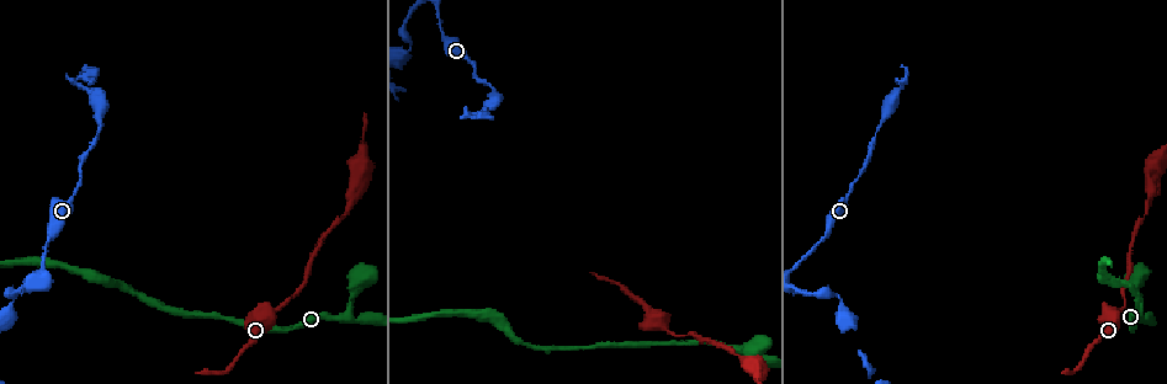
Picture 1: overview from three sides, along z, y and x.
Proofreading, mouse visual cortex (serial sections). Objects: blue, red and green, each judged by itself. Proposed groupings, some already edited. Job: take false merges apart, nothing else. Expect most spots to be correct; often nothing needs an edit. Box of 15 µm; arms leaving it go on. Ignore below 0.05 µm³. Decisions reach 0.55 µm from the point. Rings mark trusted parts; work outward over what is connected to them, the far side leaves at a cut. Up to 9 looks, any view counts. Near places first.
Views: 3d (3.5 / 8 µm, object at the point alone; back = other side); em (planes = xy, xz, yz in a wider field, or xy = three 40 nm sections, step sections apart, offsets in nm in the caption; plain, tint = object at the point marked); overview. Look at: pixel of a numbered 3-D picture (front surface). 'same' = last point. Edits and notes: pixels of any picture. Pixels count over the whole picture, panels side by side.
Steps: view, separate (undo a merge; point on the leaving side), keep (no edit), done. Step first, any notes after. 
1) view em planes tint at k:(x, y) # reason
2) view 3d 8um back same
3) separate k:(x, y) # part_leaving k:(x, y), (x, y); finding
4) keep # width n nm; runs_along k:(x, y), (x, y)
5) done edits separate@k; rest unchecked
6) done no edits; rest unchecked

view 3d 3.5um at 1:(351, 202) # two arms at a narrow angle

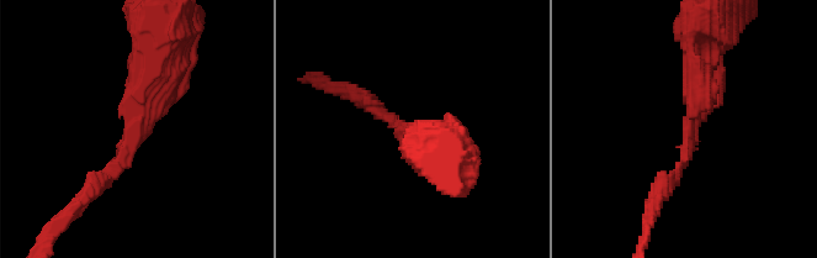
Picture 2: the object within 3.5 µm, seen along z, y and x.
view em planes tint at 2:(691, 122) # shape alone is not enough

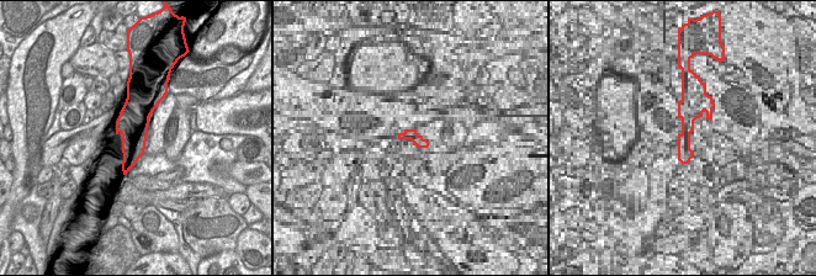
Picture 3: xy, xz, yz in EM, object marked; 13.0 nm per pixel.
keep # arms 3; runs_along 2:(94, 189), (139, 136), (132, 94), (162, 52); all the same cell

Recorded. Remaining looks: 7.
view 3d 3.5um back at 1:(1140, 317)

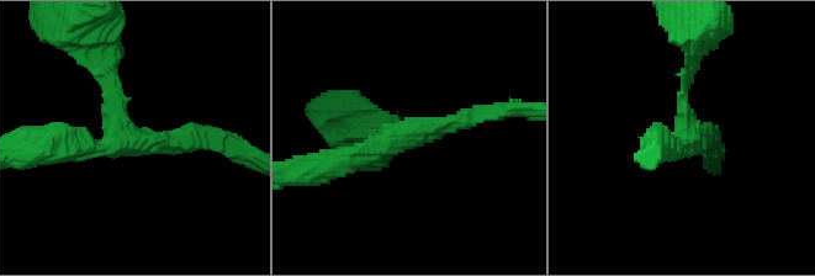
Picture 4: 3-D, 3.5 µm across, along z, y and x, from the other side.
view em xy step 3 tint at 4:(121, 132) # arms 3; arm_widths 150, 250, 350 nm; shape alone is not enough

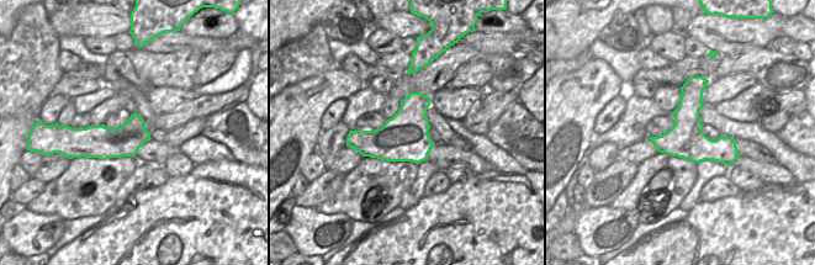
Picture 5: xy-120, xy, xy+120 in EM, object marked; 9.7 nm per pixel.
keep # runs_along 4:(199, 134), (131, 142), (107, 58); all the same cell

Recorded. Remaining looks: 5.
view 3d 3.5um at 1:(469, 63) # sudden change in width

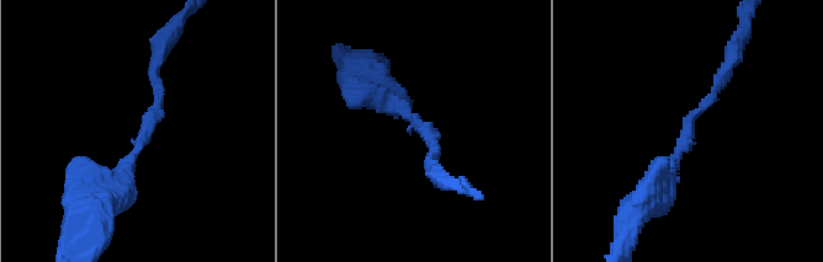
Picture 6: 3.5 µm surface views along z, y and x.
view em xy step 2 tint at 6:(686, 139)

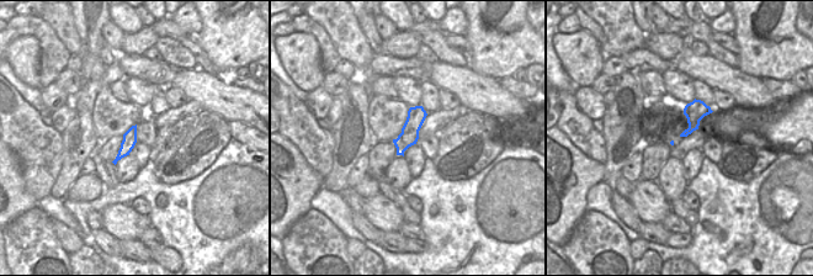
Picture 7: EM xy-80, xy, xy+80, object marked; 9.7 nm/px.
keep # arm_widths 150, 350 nm; runs_along 6:(653, 199), (690, 119), (725, 70); all the same cell

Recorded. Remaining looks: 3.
view 3d 3.5um at 1:(442, 35) # thick turns thin

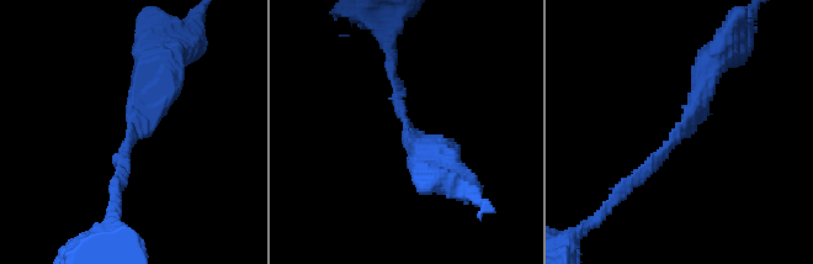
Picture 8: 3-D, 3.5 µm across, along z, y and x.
keep # arm_widths 150, 400 nm; runs_along 8:(723, 53), (699, 106), (638, 181); continuous, no second cell

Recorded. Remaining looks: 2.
done no edits; rest unchecked

